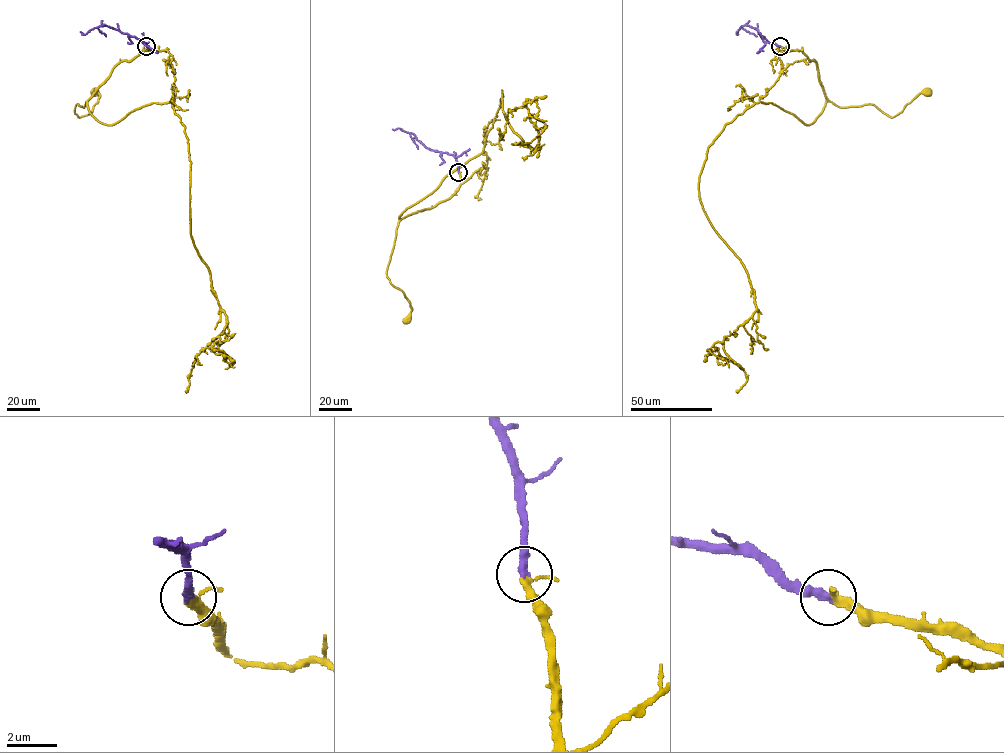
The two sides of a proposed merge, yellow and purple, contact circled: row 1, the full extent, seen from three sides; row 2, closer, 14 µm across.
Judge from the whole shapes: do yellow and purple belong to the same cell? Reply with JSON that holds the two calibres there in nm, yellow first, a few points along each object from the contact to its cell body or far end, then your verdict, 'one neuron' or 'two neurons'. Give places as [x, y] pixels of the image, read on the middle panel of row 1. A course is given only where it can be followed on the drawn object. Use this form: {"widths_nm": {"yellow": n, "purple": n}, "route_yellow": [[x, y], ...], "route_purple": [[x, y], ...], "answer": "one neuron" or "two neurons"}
{"widths_nm": {"yellow": 280, "purple": 340}, "route_yellow": [[458, 172], [459, 188], [449, 198], [399, 221], [386, 275], [410, 304], [410, 319], [406, 321]], "route_purple": [[458, 171], [454, 155], [434, 151], [412, 133], [392, 129]], "answer": "one neuron"}

